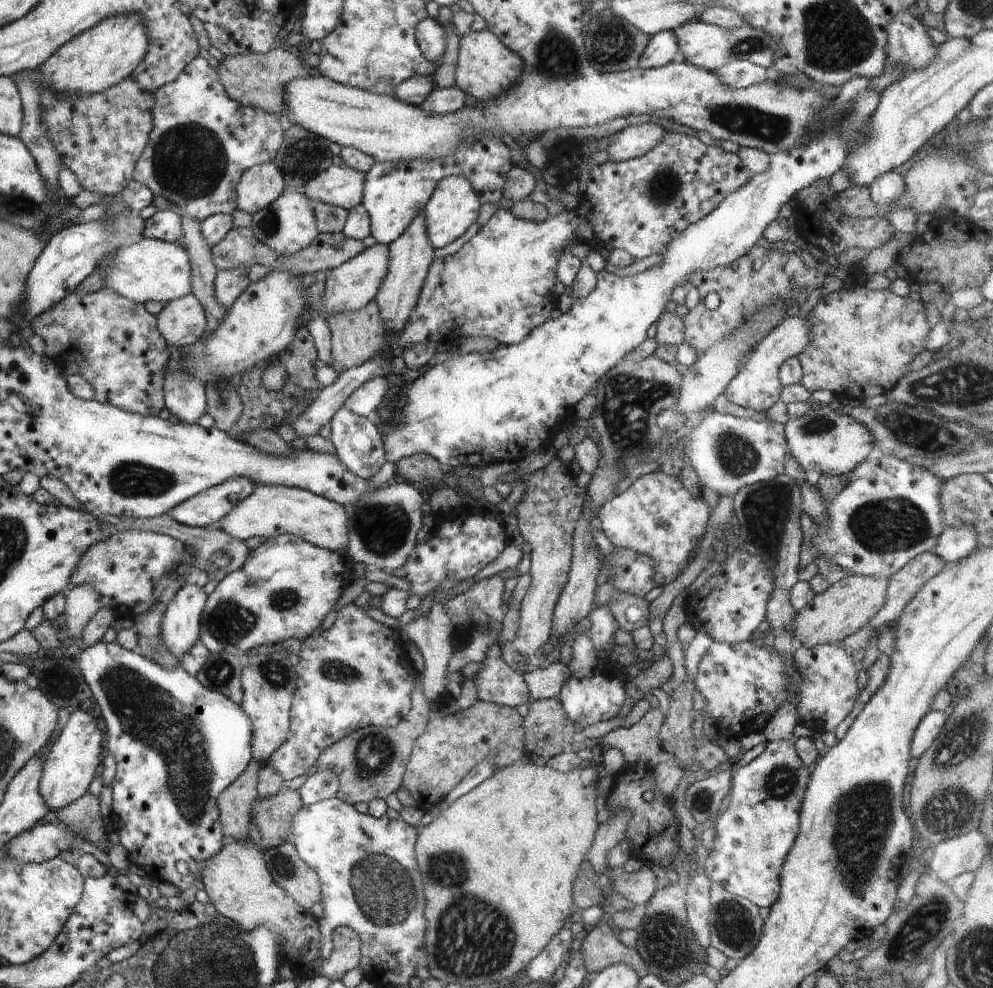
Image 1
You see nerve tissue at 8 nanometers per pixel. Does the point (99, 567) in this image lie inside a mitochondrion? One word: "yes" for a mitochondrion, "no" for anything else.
no

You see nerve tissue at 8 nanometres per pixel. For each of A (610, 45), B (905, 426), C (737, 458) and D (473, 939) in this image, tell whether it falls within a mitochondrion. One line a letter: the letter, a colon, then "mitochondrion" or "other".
A: mitochondrion
B: mitochondrion
C: mitochondrion
D: mitochondrion

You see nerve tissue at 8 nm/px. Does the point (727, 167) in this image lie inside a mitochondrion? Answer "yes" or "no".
no

